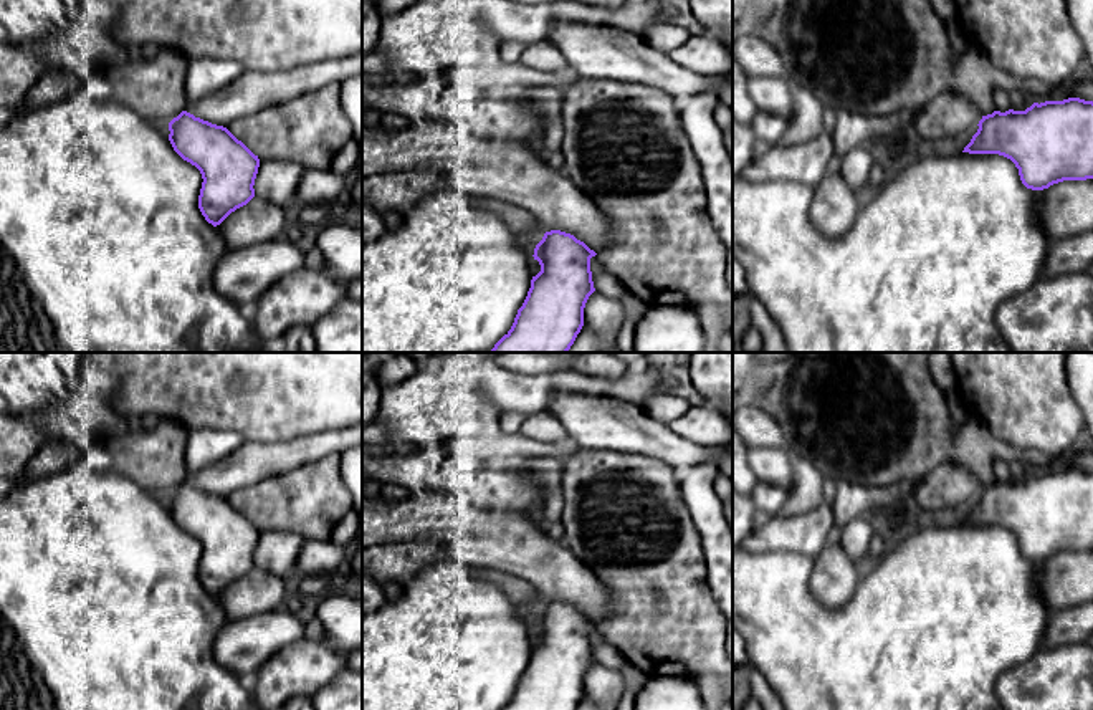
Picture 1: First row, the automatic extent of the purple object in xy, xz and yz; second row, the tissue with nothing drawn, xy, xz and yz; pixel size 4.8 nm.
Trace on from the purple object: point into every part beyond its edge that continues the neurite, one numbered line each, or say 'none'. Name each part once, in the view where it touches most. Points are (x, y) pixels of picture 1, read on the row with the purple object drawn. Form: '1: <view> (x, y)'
none

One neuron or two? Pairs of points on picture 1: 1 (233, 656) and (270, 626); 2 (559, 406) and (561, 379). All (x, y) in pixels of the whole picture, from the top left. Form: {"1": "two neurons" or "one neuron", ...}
{"1": "one neuron", "2": "two neurons"}

